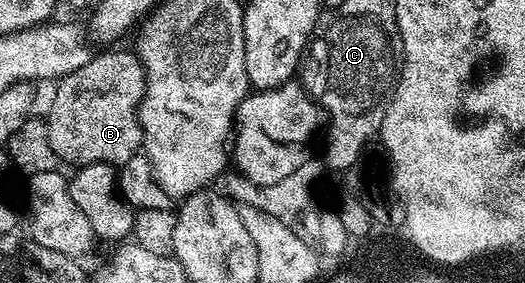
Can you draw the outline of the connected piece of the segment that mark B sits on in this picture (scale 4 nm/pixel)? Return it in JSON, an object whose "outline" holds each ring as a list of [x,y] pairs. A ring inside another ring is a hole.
{"outline":[[[116,50],[100,55],[97,53],[90,58],[88,64],[61,79],[57,86],[50,104],[50,112],[46,115],[46,123],[52,150],[56,152],[59,161],[77,167],[87,166],[89,163],[111,163],[120,168],[141,151],[144,135],[140,109],[143,96],[146,94],[146,72],[133,51]]]}

